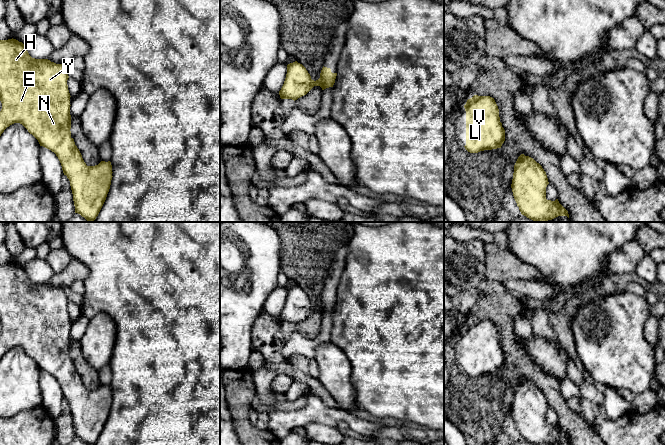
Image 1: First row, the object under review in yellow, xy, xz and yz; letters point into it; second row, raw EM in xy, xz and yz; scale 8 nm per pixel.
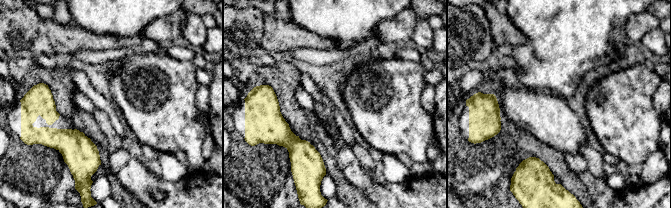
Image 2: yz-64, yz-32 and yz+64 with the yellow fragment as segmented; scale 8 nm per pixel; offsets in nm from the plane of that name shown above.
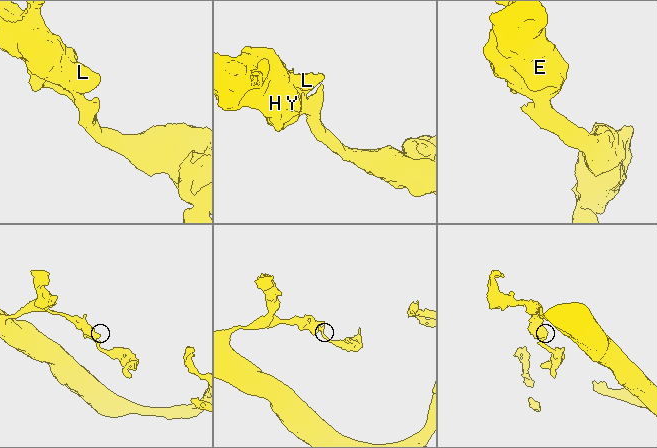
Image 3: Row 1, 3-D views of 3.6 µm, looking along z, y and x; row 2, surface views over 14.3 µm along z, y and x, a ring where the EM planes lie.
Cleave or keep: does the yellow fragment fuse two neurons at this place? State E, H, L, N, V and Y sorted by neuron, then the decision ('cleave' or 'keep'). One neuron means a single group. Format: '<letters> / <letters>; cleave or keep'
E H L N V Y; keep

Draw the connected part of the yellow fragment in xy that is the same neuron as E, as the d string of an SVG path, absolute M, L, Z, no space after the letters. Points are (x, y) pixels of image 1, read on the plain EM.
M16 263L0 264L0 360L4 354L14 347L22 348L43 370L56 378L64 399L70 405L73 418L75 437L87 445L94 445L98 440L110 413L112 404L111 386L101 385L98 389L87 390L82 379L71 361L70 317L67 304L69 300L62 288L56 288L48 283L32 282L22 266Z

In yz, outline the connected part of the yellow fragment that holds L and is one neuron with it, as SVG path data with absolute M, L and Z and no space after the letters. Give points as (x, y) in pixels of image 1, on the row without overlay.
M474 319L464 329L466 335L466 369L470 377L501 372L505 354L499 341L499 333L490 320Z

